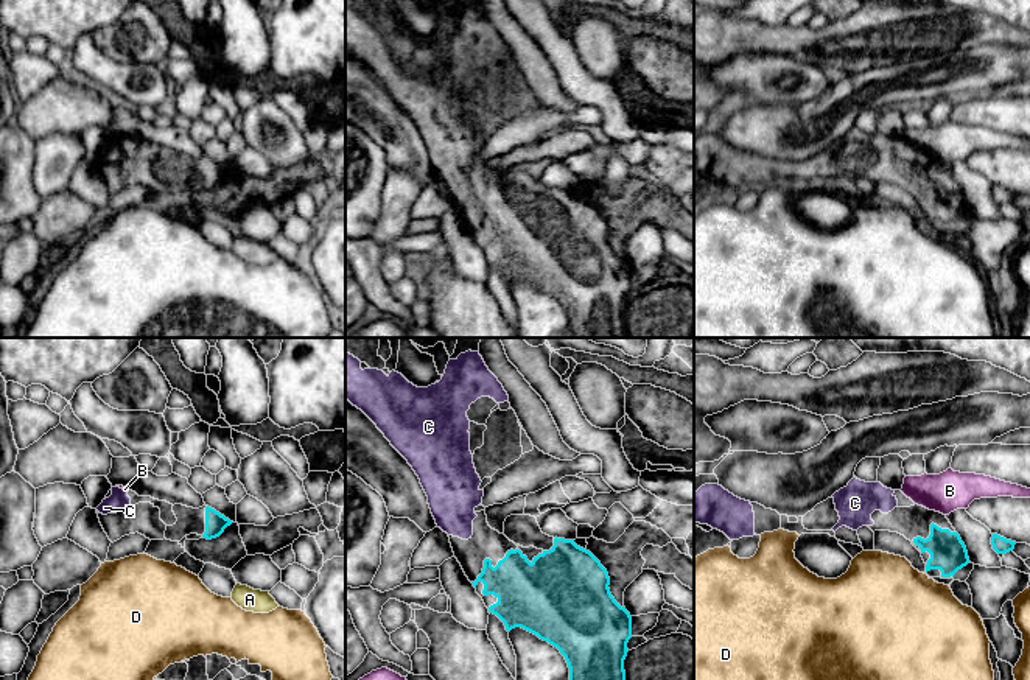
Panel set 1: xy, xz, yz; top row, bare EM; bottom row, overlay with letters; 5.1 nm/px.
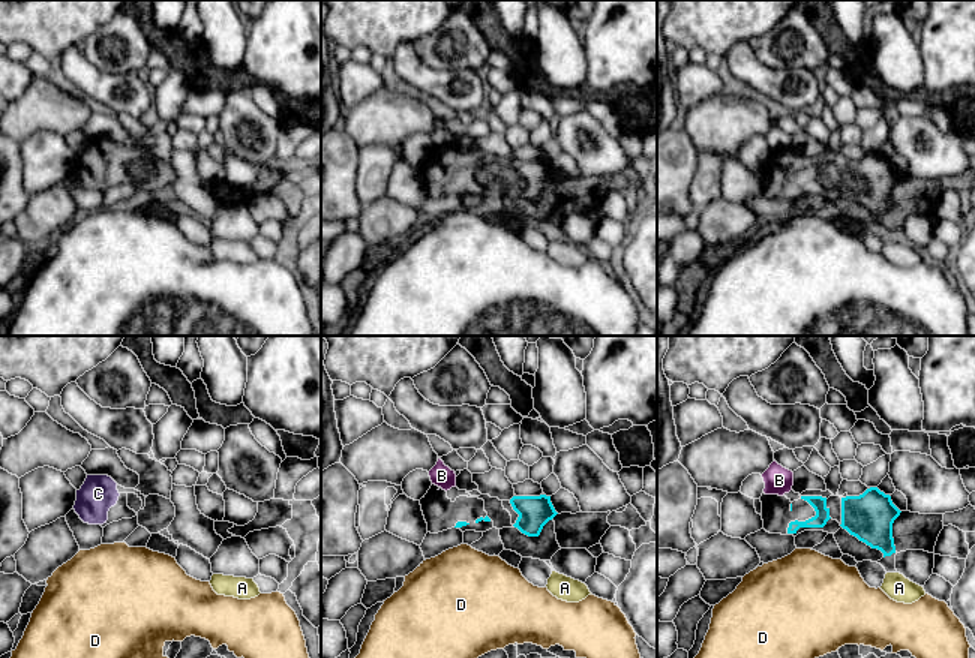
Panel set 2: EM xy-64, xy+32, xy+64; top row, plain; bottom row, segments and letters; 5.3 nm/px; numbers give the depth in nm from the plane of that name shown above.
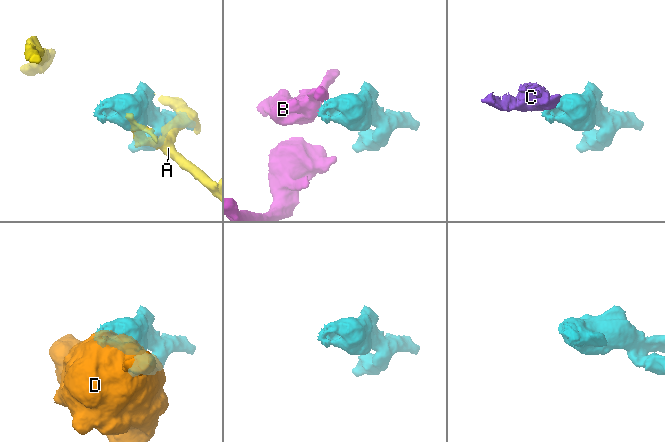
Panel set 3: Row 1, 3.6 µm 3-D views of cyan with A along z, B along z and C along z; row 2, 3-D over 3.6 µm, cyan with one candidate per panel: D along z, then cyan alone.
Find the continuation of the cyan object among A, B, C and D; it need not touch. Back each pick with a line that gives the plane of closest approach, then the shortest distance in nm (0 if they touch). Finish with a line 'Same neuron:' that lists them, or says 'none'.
C: nearest in xz; 140 nm apart
Same neuron: C

